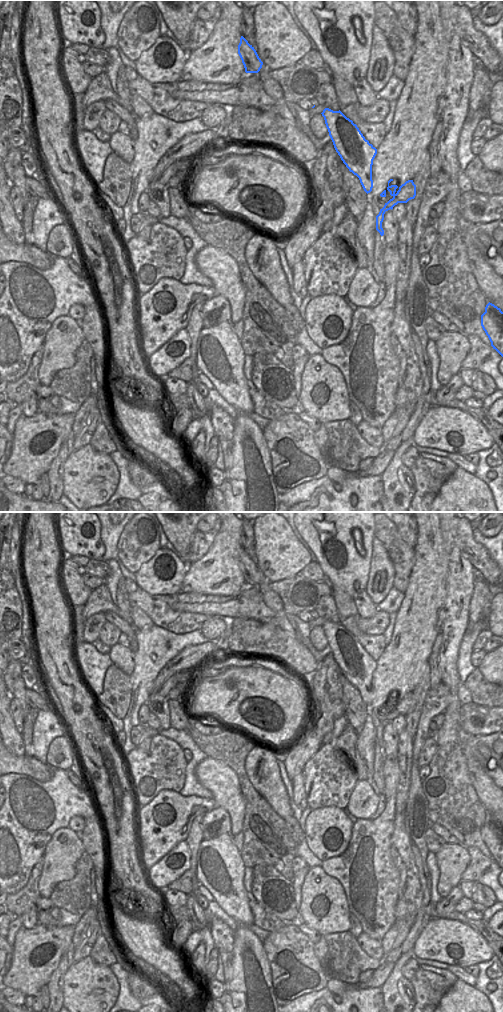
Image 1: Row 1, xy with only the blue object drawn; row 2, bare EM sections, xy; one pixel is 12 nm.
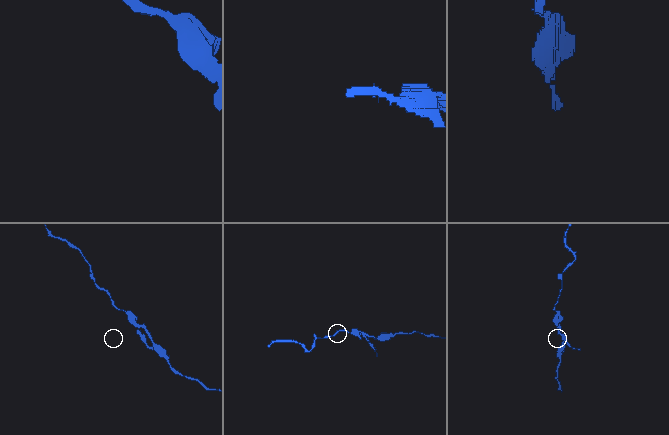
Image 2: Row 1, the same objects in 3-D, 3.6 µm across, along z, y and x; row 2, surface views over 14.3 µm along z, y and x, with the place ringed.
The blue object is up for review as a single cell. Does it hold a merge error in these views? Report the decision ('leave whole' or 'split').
split

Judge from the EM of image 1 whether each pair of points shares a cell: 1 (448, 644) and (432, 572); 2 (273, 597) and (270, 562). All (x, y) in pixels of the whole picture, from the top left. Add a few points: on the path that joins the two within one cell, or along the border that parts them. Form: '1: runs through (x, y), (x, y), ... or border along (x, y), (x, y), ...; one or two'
1: border along (446, 596), (445, 615), (440, 632); two
2: border along (263, 575), (269, 582); two

